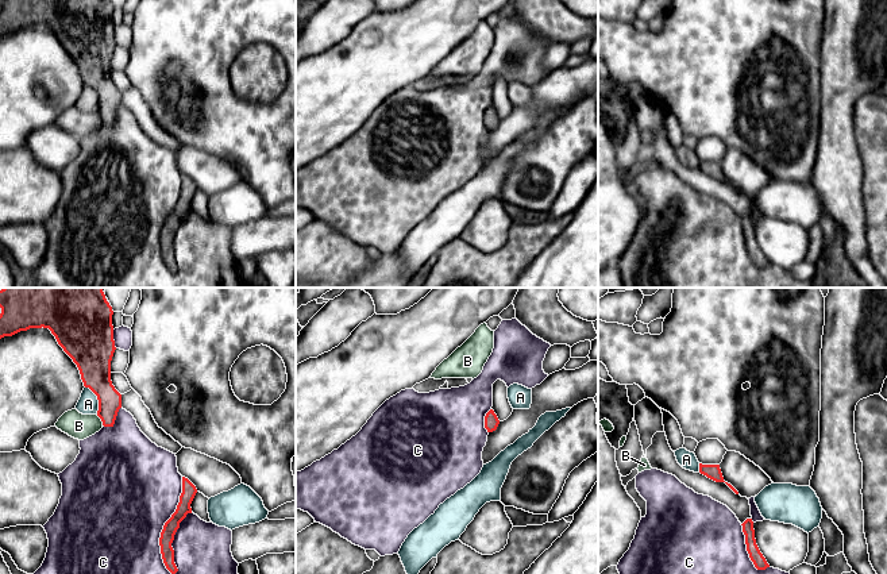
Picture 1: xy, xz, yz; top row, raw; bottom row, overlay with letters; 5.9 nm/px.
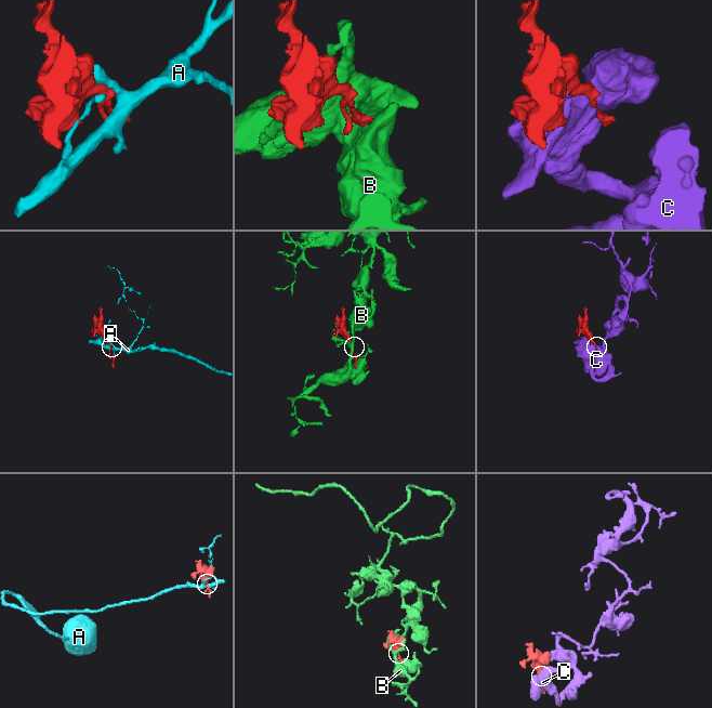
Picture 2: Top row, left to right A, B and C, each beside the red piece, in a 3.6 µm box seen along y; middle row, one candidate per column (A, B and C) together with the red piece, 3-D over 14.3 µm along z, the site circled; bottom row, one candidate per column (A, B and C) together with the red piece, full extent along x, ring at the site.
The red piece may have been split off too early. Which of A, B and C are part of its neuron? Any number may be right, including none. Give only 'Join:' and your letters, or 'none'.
Join: none

